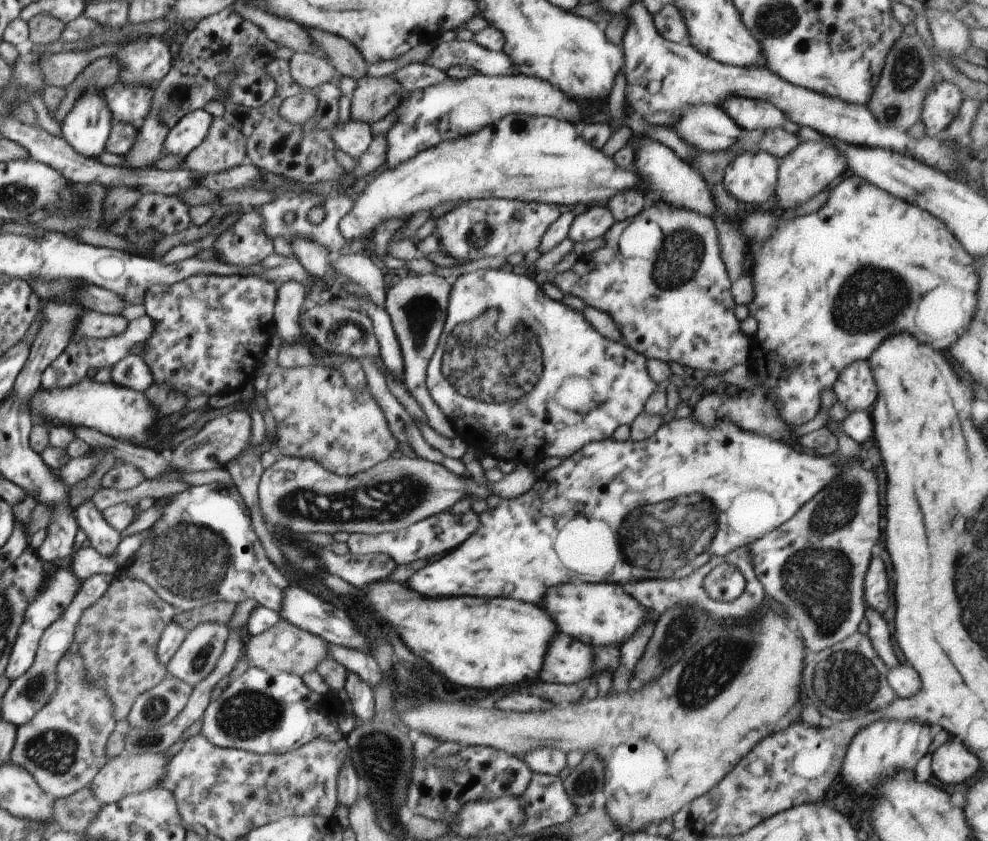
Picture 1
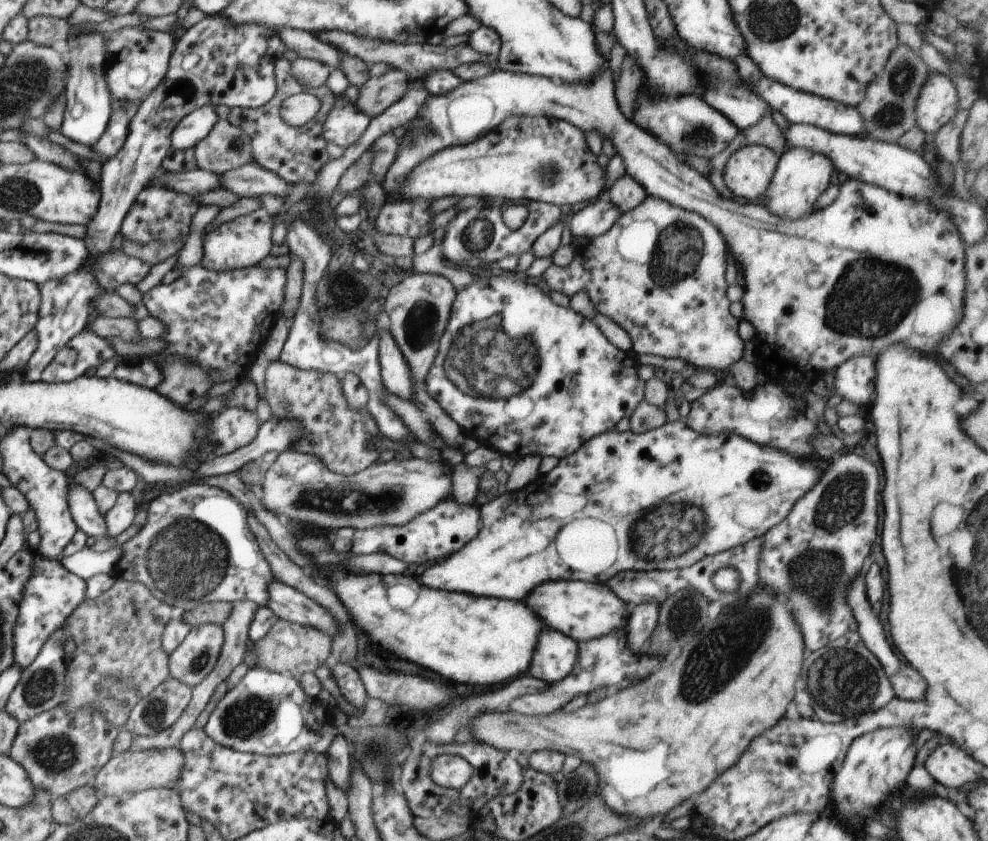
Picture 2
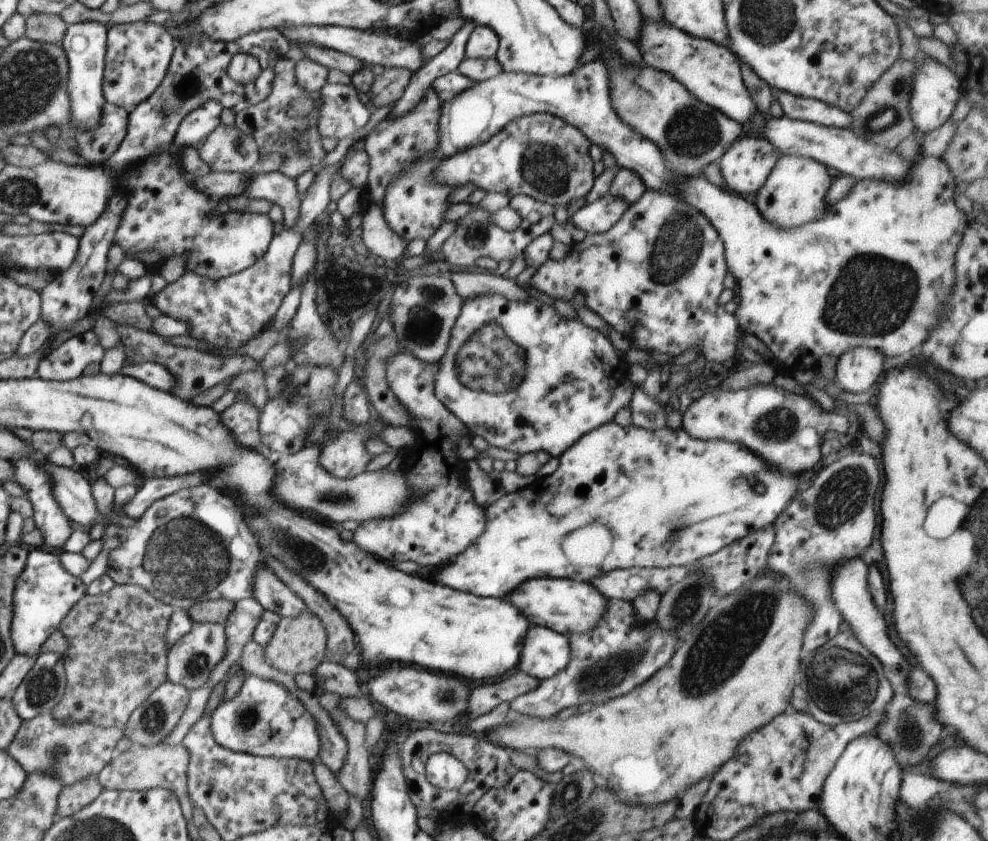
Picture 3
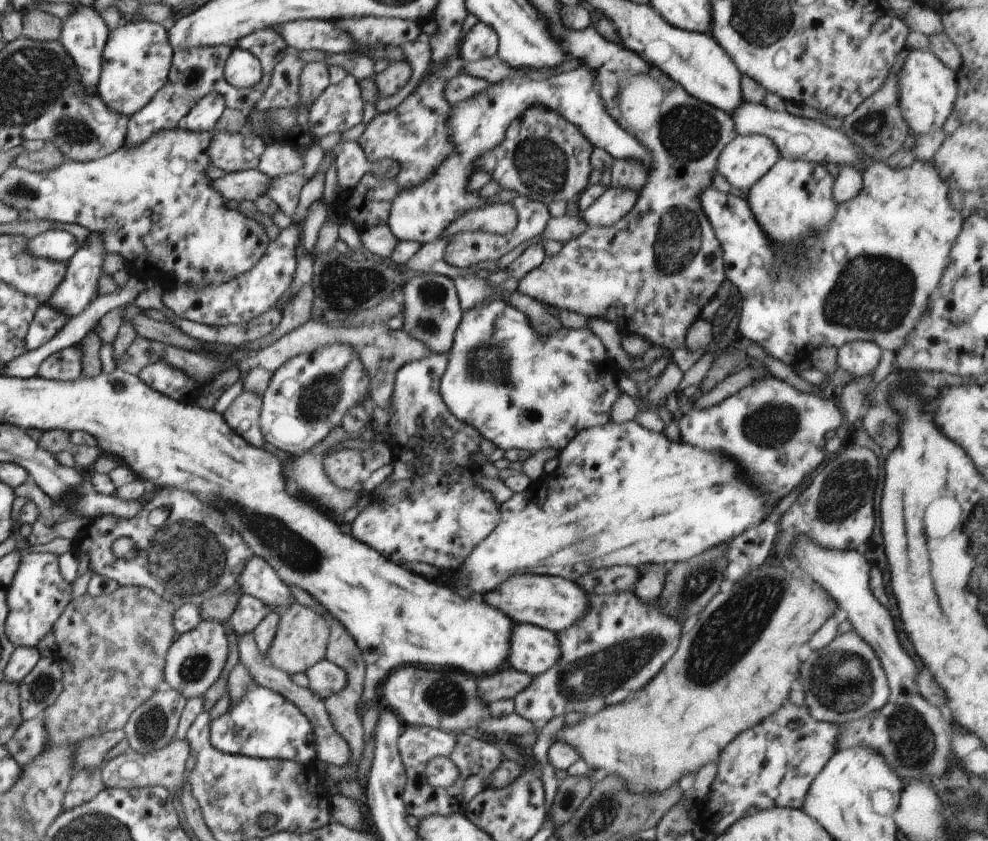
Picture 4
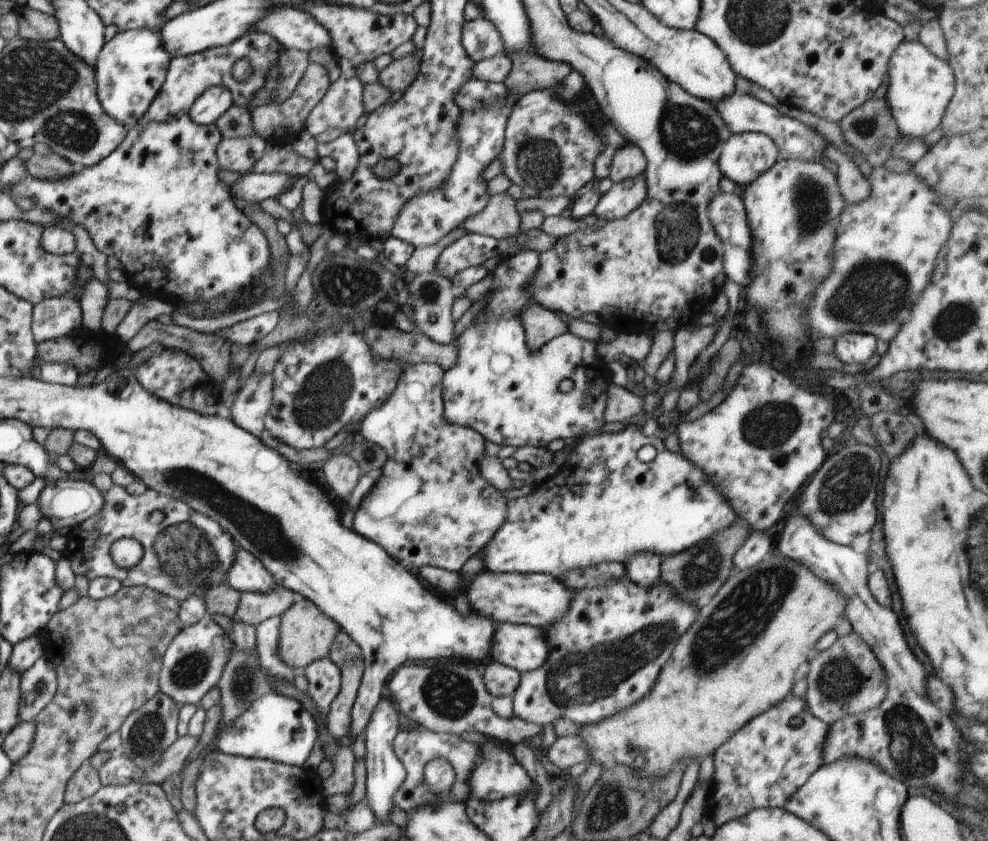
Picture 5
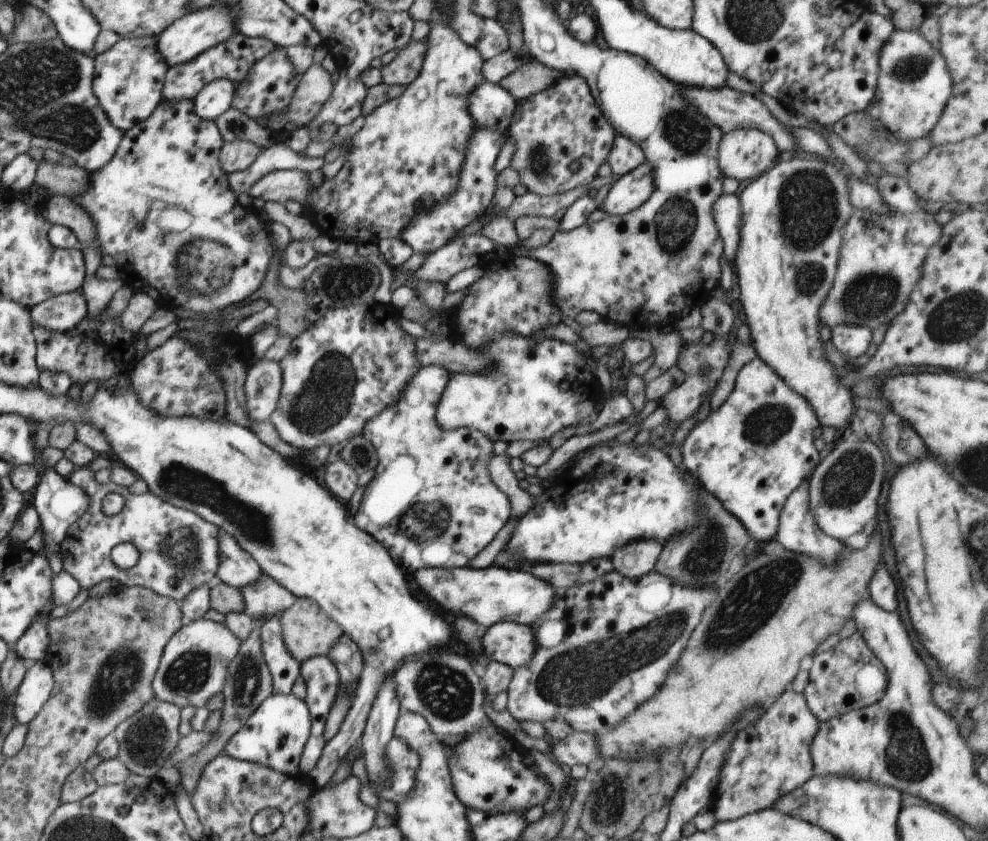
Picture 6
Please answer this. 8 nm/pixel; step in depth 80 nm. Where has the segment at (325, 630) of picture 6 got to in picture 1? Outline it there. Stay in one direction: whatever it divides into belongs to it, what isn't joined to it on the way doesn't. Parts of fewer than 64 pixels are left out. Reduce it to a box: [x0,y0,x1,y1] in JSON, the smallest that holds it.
[246,618,330,676]

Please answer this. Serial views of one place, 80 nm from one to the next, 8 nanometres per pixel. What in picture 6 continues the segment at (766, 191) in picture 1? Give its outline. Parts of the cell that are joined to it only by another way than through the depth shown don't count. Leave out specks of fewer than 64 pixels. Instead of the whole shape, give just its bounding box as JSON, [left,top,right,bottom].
[718,128,782,181]

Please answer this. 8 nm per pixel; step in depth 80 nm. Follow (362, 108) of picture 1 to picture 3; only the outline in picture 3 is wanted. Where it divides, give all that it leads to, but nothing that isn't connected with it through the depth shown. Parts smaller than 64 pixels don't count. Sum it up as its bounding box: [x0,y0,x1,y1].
[368,68,413,108]

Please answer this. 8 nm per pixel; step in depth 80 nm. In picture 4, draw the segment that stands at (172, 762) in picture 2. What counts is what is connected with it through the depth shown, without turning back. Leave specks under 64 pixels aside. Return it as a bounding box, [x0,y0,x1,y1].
[101,739,191,800]

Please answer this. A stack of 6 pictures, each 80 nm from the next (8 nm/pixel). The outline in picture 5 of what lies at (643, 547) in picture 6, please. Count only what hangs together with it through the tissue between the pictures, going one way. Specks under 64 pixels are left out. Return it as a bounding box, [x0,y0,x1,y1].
[623,552,662,587]

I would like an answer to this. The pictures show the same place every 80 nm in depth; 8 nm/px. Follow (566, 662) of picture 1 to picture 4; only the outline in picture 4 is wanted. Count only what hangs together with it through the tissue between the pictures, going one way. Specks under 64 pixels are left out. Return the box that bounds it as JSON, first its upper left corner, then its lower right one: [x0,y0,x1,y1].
[506,623,561,677]

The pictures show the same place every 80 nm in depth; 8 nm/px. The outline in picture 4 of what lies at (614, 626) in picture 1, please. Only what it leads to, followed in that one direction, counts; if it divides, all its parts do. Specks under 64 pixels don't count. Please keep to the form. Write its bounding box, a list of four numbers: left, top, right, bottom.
[482,575,589,633]

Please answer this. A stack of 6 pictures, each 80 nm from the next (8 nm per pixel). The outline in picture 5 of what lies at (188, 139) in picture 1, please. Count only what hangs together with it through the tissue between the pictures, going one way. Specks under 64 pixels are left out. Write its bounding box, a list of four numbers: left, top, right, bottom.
[188,85,233,125]

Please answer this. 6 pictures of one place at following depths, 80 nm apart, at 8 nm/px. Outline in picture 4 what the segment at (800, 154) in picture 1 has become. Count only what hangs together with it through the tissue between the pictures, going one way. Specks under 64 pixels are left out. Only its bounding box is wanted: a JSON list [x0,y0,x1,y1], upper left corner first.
[745,157,838,248]

